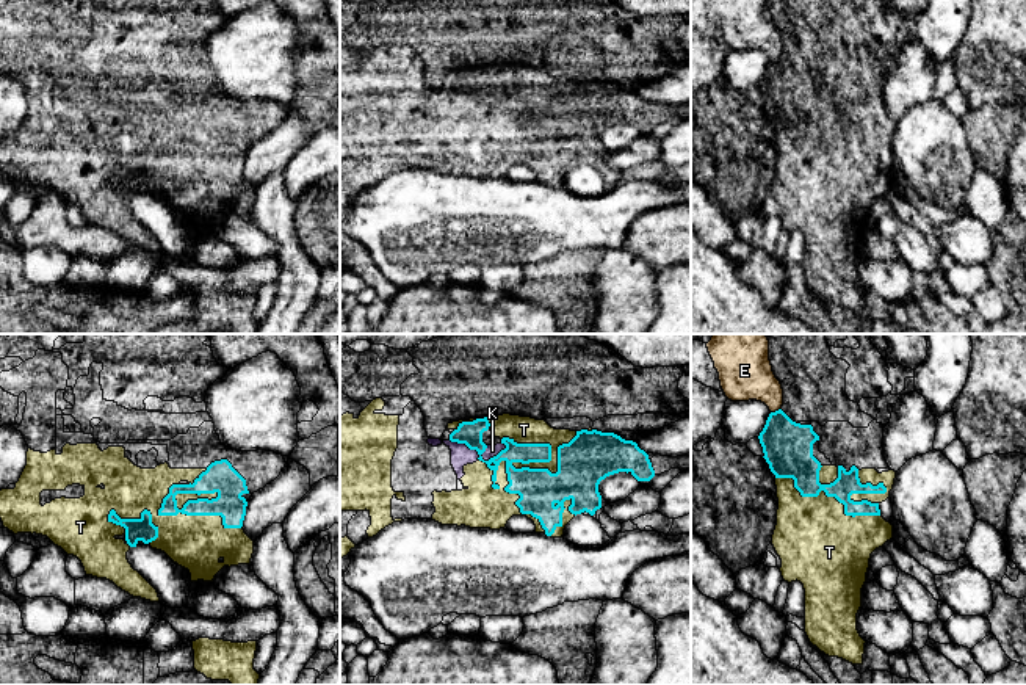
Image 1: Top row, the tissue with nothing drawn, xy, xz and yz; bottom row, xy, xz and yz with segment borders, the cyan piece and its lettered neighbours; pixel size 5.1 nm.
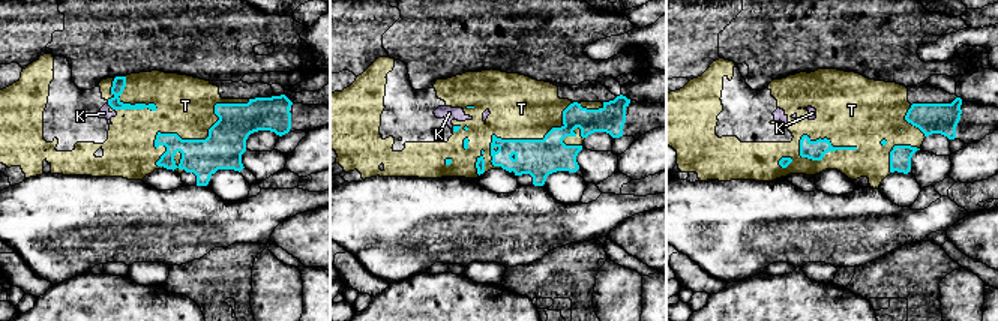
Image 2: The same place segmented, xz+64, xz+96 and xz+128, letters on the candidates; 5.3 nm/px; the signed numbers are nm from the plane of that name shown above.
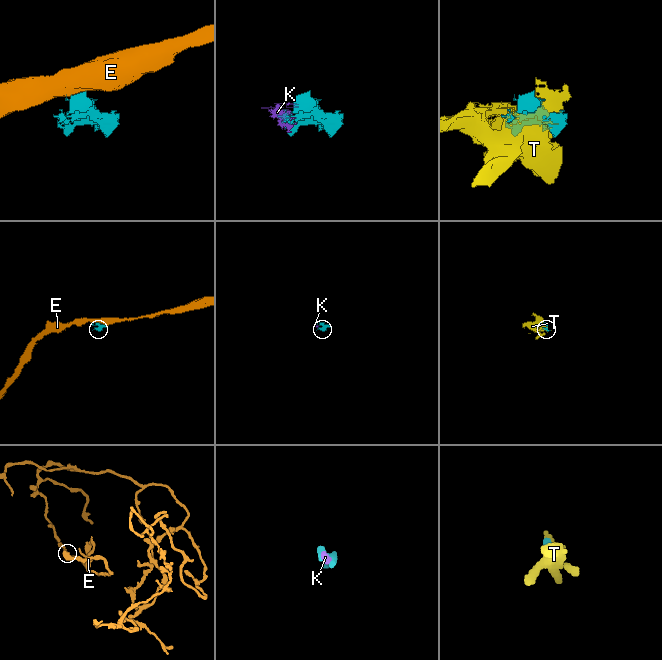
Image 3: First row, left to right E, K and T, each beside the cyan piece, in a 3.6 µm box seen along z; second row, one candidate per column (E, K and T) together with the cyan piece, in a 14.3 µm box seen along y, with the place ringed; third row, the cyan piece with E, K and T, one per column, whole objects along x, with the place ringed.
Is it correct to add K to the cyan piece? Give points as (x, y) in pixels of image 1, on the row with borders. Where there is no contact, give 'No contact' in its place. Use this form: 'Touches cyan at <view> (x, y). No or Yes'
Touches cyan at xz (478, 453). Yes

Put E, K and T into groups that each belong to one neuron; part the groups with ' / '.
E / K T

